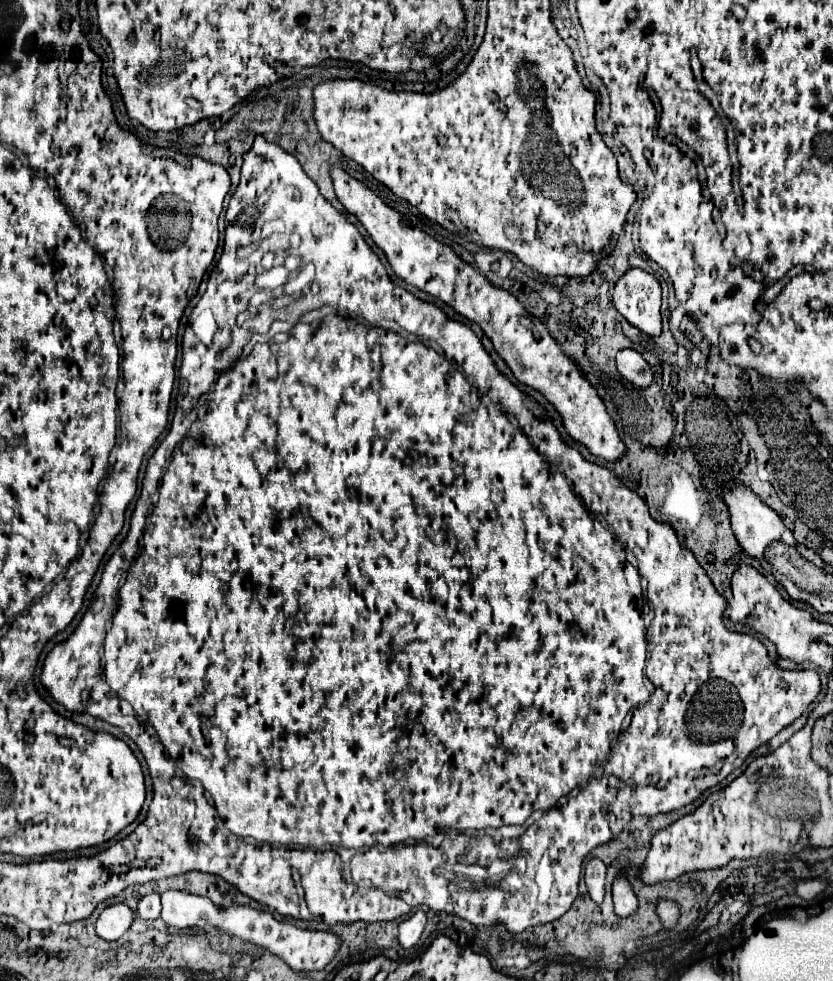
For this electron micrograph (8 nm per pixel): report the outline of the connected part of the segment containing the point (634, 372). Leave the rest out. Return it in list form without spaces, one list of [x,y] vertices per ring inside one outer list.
[[[620,350],[616,354],[616,368],[622,378],[636,388],[648,388],[652,384],[652,368],[642,354],[630,354],[630,350]]]

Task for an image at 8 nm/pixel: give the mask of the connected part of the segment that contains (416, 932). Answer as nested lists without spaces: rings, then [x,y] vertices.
[[[418,910],[408,920],[400,922],[400,926],[398,926],[398,942],[400,942],[400,946],[404,950],[412,950],[418,944],[424,928],[426,928],[426,914],[422,910]]]

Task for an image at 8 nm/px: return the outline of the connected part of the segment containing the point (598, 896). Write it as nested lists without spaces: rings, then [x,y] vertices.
[[[592,858],[584,868],[584,882],[588,894],[596,904],[602,904],[606,894],[606,864],[600,858]]]

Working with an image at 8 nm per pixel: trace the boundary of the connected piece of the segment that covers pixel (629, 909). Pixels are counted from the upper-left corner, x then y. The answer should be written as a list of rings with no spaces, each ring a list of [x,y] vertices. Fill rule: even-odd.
[[[618,880],[614,884],[614,908],[618,916],[630,916],[638,910],[638,898],[636,894],[628,888],[626,880]]]

